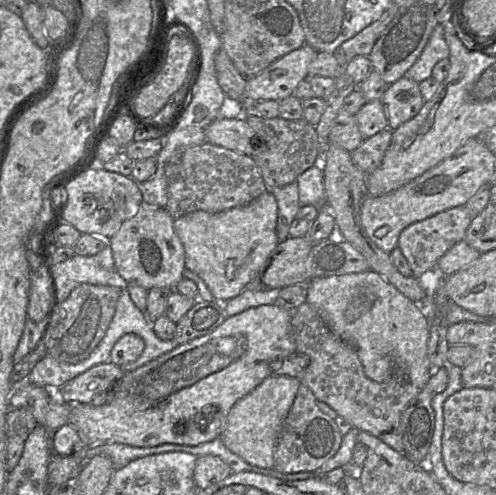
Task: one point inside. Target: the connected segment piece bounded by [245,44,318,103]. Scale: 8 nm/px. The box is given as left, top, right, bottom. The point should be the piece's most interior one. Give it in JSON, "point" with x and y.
{"point":[277,81]}

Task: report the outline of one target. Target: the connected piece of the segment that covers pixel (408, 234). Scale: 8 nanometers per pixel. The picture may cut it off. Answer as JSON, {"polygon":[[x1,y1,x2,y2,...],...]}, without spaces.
{"polygon":[[465,205,450,208,429,218,407,226,399,235,397,247,406,258,412,276,419,278,426,271,435,268,438,260,456,243,464,240,473,217]]}

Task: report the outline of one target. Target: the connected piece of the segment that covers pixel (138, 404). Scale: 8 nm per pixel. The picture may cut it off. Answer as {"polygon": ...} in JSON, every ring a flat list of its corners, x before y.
{"polygon":[[277,305,249,308,226,318,213,332,188,343,126,373,113,388,112,399,101,406,64,402,56,393,27,380,12,383,9,408,26,408,49,436,49,454,59,428,71,425,85,445,119,443,133,447,156,447,162,444,197,446,218,438,235,403,272,375,272,362,296,353,292,337,291,310]]}

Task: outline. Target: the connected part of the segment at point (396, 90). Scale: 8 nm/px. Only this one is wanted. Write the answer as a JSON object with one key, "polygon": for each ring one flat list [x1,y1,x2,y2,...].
{"polygon":[[404,76,388,86,381,101,391,130,415,117,425,103,419,83]]}

